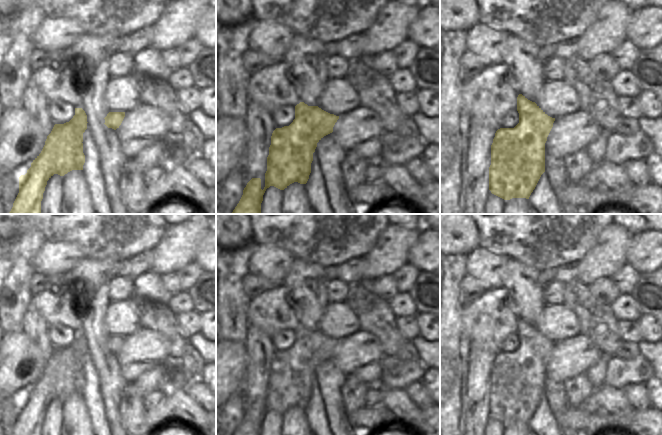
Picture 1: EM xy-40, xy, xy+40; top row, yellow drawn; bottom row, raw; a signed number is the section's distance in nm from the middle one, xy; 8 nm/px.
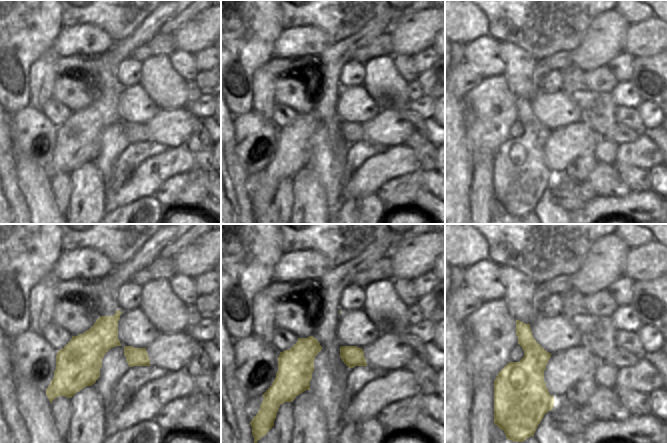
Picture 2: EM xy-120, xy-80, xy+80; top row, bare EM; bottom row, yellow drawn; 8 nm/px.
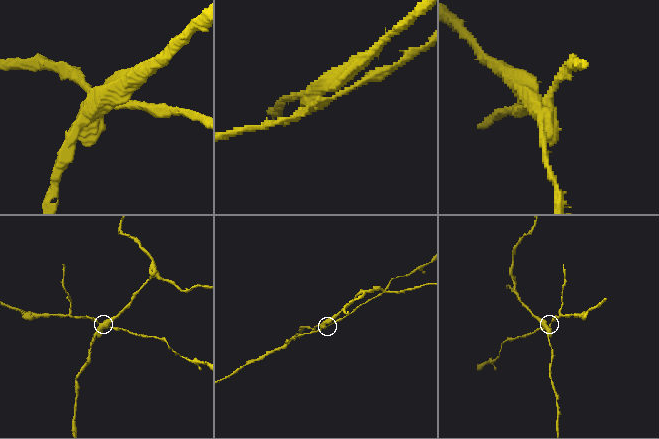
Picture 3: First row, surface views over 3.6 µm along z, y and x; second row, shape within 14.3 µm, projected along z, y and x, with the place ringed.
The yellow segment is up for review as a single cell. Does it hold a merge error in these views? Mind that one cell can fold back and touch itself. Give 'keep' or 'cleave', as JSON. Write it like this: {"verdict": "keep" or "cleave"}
{"verdict": "cleave"}

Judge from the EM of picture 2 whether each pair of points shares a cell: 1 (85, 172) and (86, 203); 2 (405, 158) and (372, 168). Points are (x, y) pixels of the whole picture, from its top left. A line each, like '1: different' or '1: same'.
1: same
2: same

